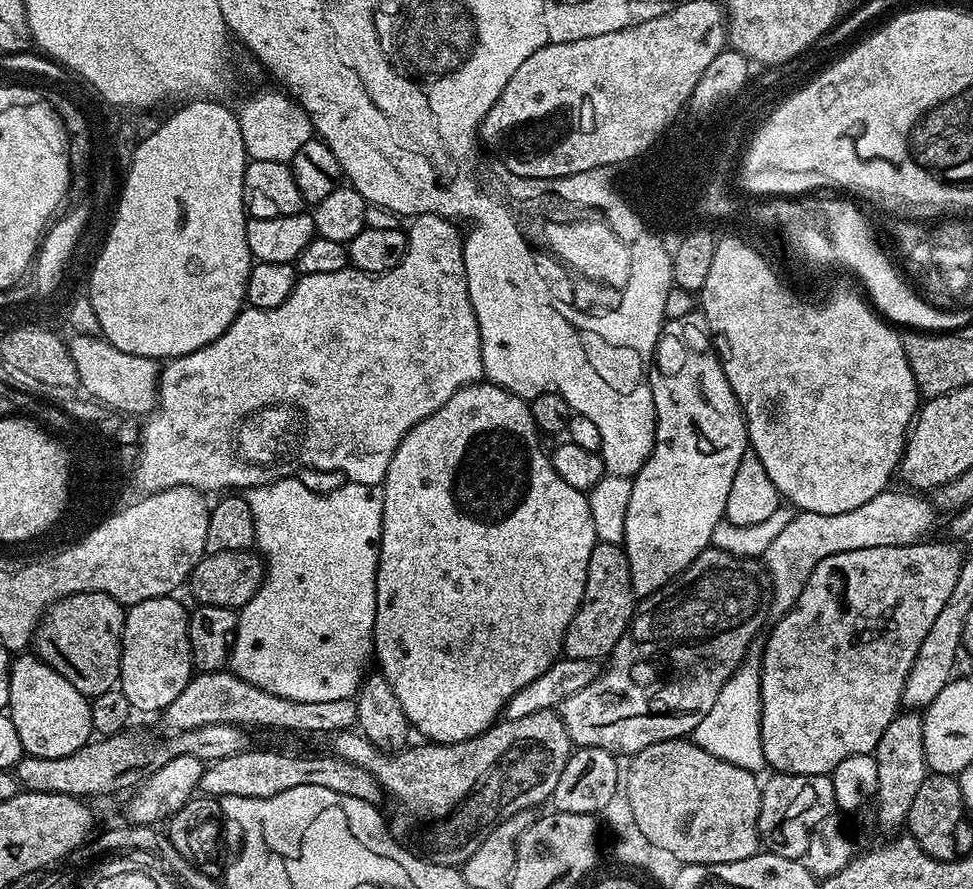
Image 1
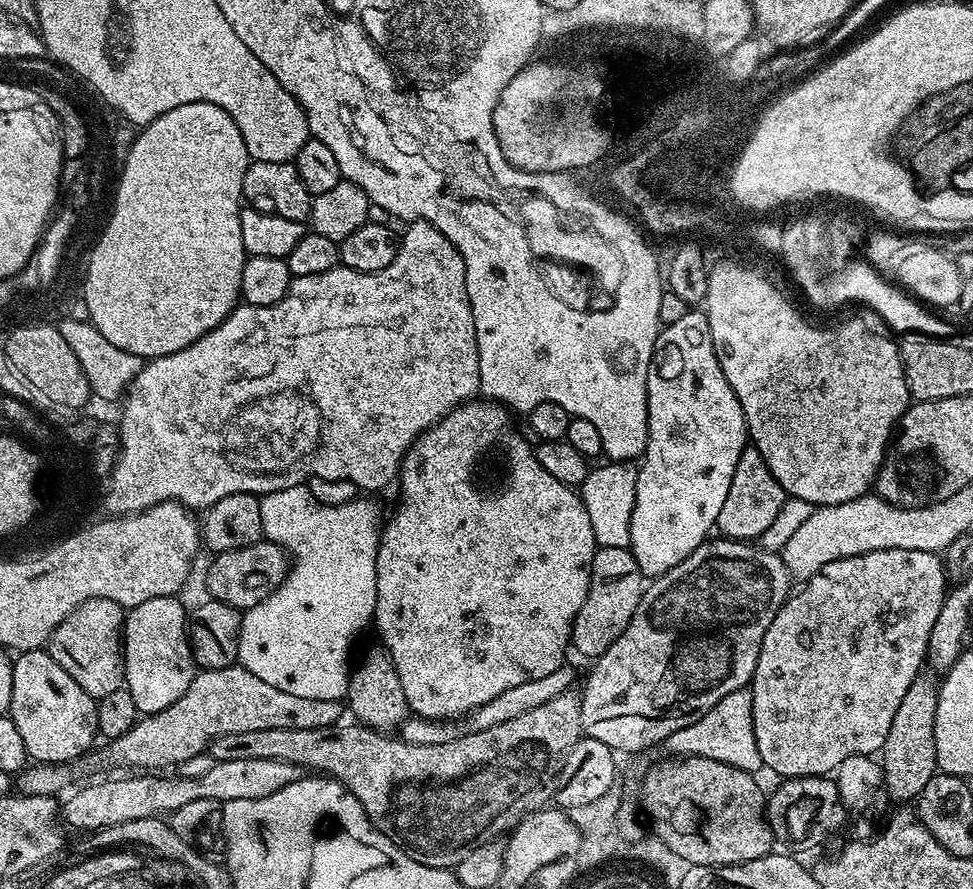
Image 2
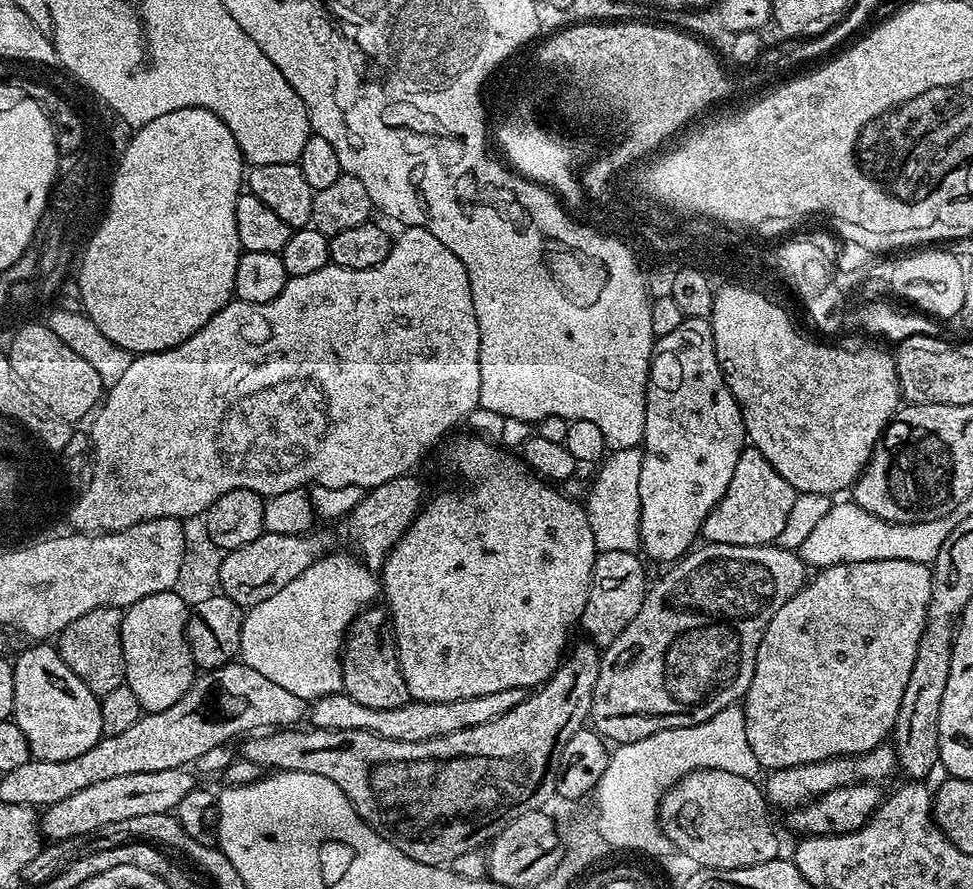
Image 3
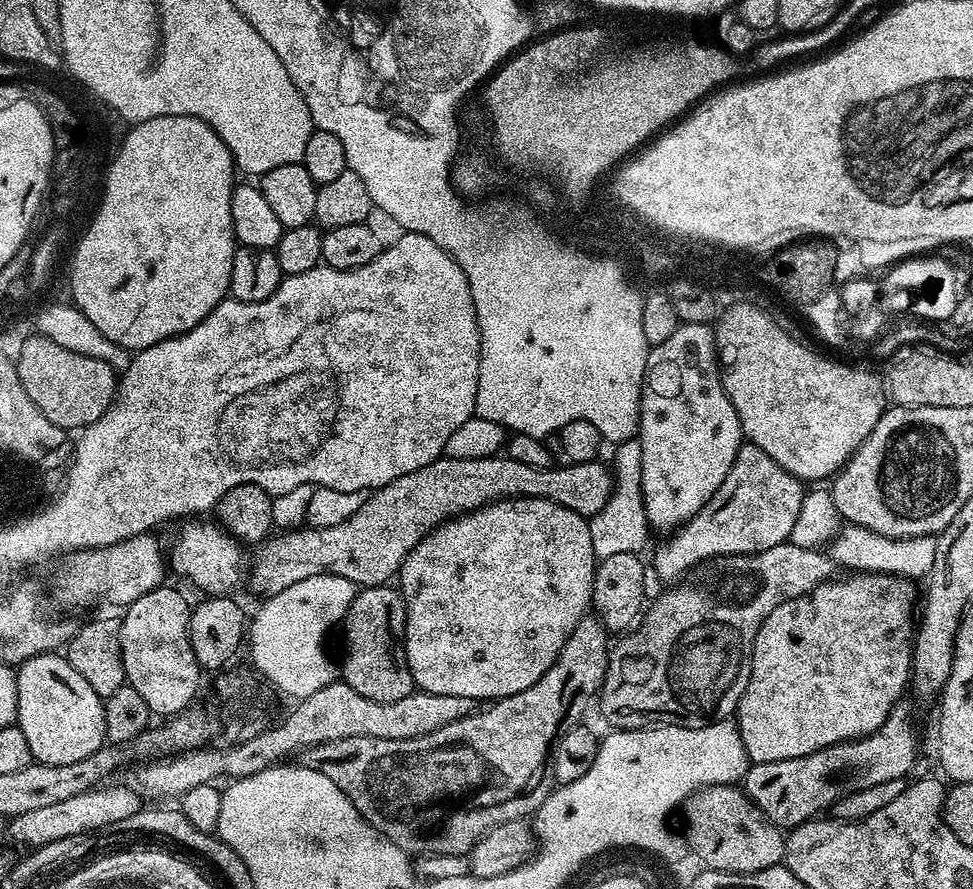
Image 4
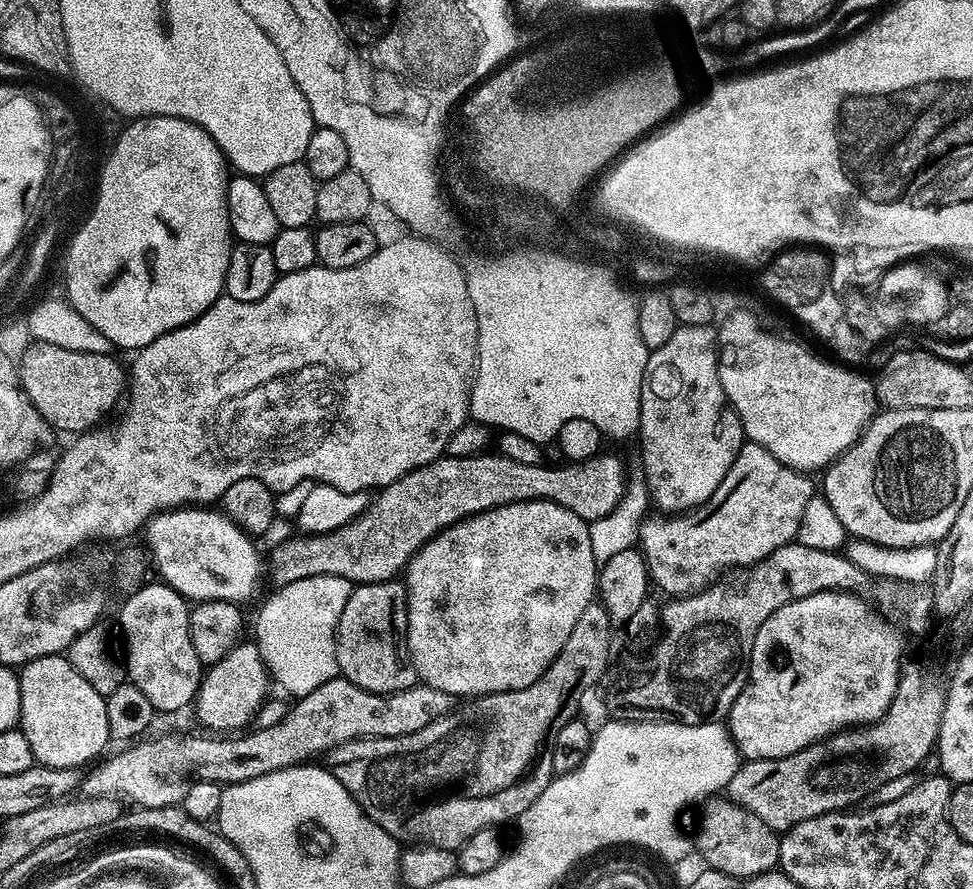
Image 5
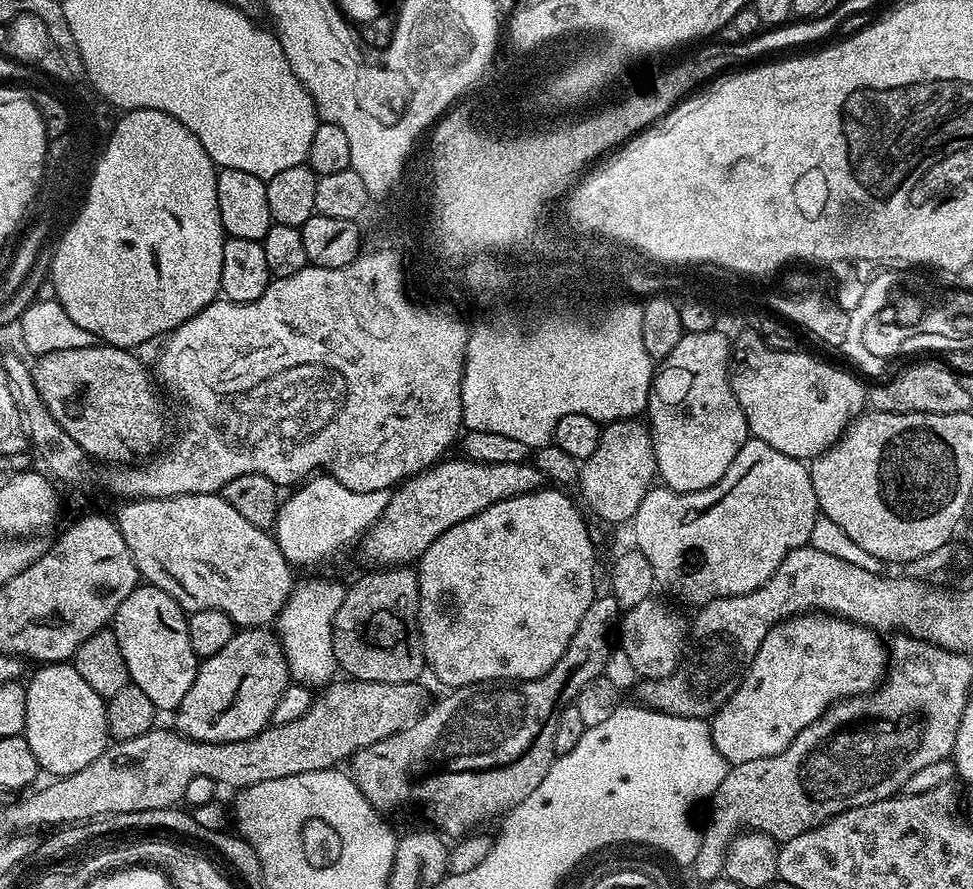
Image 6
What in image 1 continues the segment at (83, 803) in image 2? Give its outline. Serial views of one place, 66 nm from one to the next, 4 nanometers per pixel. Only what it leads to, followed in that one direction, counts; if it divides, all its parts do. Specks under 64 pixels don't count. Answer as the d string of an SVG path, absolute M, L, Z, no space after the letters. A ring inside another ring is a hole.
M253 746L242 754L230 754L230 758L218 758L205 767L198 788L205 796L223 798L270 798L282 794L282 790L294 790L294 786L322 786L334 790L334 794L346 794L362 802L379 805L382 800L380 784L362 766L346 762L335 754L328 756L291 756L288 752L271 752L268 748Z

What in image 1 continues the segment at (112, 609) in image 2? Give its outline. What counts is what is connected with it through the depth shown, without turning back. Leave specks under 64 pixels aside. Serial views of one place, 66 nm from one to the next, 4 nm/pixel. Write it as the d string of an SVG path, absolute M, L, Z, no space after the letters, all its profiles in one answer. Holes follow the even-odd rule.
M79 592L56 601L36 626L34 652L74 690L89 698L117 687L120 678L120 639L124 636L125 605L101 592Z

